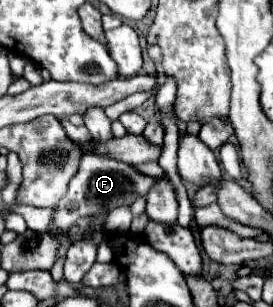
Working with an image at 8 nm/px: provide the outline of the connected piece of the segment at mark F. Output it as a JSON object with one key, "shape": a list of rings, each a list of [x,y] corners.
{"shape":[[[84,153],[80,159],[78,173],[68,183],[66,195],[58,201],[52,213],[52,223],[60,233],[68,233],[80,217],[98,215],[104,211],[112,211],[120,205],[132,205],[138,195],[146,195],[152,187],[154,179],[138,173],[132,165],[126,165],[116,159],[108,159],[96,153]]]}

